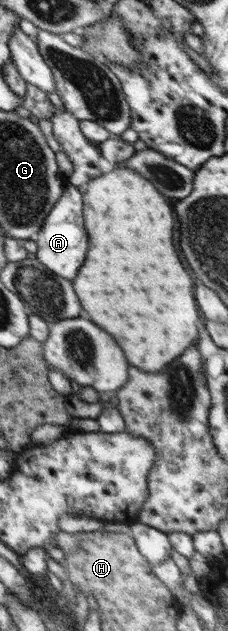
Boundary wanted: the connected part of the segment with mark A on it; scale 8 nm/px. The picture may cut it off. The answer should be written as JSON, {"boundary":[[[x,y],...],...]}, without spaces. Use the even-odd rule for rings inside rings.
{"boundary":[[[74,185],[66,186],[64,193],[54,203],[44,224],[34,236],[38,246],[37,260],[49,271],[62,276],[62,278],[68,278],[68,280],[74,280],[78,268],[84,262],[86,250],[88,250],[88,236],[86,236],[86,228],[82,224],[82,210],[83,195]]]}

